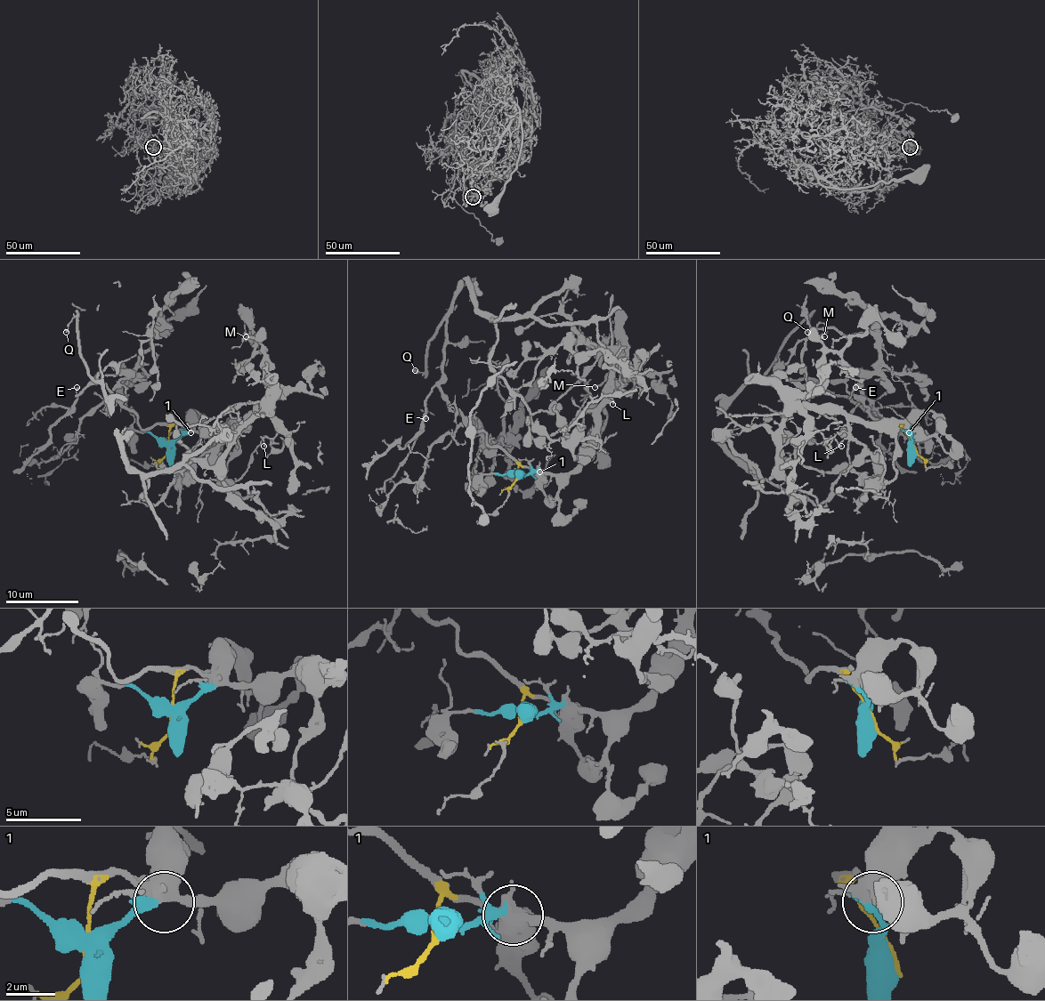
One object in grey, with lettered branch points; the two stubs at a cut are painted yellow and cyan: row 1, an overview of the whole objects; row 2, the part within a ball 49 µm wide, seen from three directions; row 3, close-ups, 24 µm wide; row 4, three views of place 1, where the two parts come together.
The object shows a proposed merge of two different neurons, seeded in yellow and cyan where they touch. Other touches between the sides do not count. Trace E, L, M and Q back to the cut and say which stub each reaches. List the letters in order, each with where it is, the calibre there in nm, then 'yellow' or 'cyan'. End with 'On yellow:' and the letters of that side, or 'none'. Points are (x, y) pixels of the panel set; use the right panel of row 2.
E: (855, 387) | 120 nm | yellow
L: (841, 446) | 120 nm | cyan
M: (824, 336) | 110 nm | cyan
Q: (807, 332) | 190 nm | yellow
On yellow: E, Q

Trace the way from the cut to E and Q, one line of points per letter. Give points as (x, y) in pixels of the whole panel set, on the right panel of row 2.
E: (914, 447), (900, 424), (885, 429), (841, 381), (823, 385), (836, 396), (849, 396), (856, 387)
Q: (914, 447), (900, 424), (885, 429), (839, 381), (760, 377), (781, 343), (809, 318), (807, 332)

